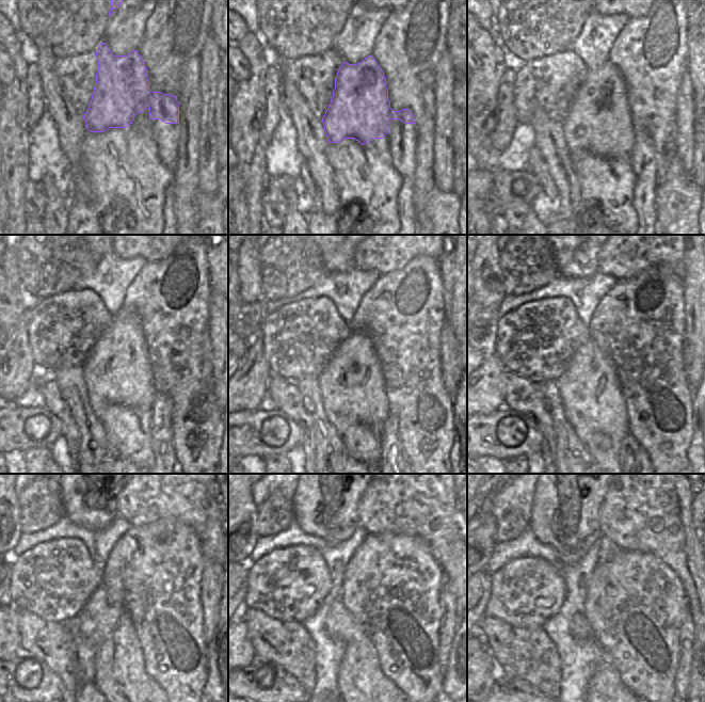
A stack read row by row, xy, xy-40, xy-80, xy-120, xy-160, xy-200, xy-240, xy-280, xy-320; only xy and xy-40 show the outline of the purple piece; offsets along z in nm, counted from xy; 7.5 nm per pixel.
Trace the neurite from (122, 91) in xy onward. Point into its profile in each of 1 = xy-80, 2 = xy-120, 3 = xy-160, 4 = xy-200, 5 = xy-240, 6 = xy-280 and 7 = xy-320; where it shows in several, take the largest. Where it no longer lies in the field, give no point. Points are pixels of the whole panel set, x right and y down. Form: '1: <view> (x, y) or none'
1: xy-80 (598, 117)
2: xy-120 (114, 372)
3: xy-160 (352, 384)
4: xy-200 (590, 391)
5: xy-240 (121, 673)
6: xy-280 (359, 677)
7: xy-320 (603, 690)

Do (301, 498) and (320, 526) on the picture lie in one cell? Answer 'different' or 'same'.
same

